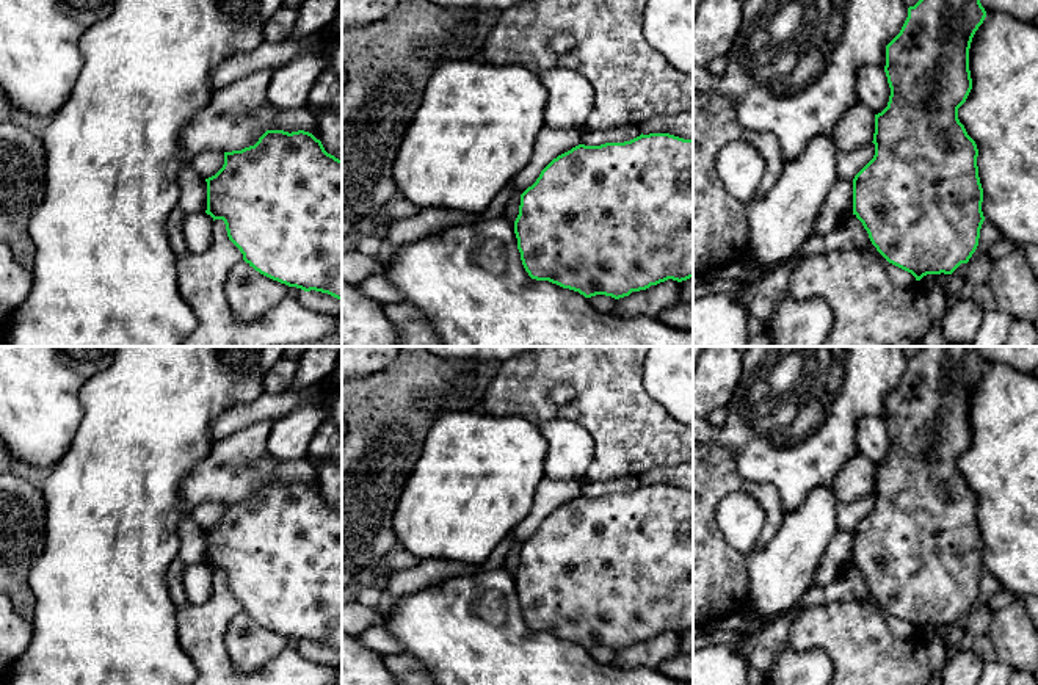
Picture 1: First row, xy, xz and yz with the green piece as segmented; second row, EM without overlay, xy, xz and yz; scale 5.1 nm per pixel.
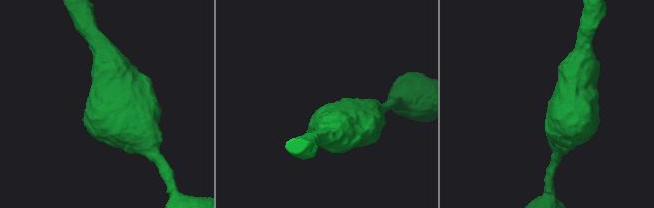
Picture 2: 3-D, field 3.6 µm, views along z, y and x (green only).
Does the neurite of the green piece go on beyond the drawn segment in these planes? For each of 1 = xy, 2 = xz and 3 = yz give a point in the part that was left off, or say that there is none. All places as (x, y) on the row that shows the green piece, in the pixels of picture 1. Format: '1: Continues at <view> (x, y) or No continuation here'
1: No continuation here
2: No continuation here
3: No continuation here

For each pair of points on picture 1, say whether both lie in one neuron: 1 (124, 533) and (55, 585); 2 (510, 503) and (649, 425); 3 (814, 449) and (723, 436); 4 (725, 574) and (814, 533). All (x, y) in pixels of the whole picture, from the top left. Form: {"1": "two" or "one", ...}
{"1": "one", "2": "two", "3": "one", "4": "two"}

